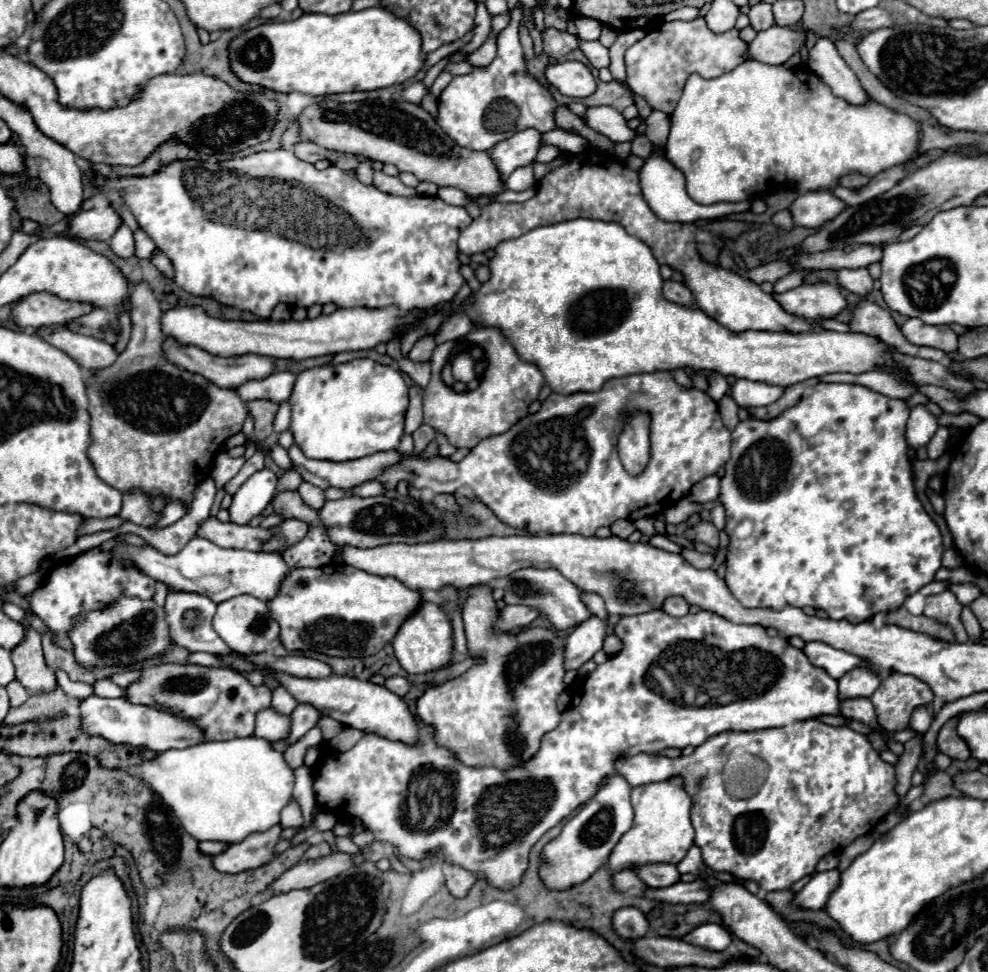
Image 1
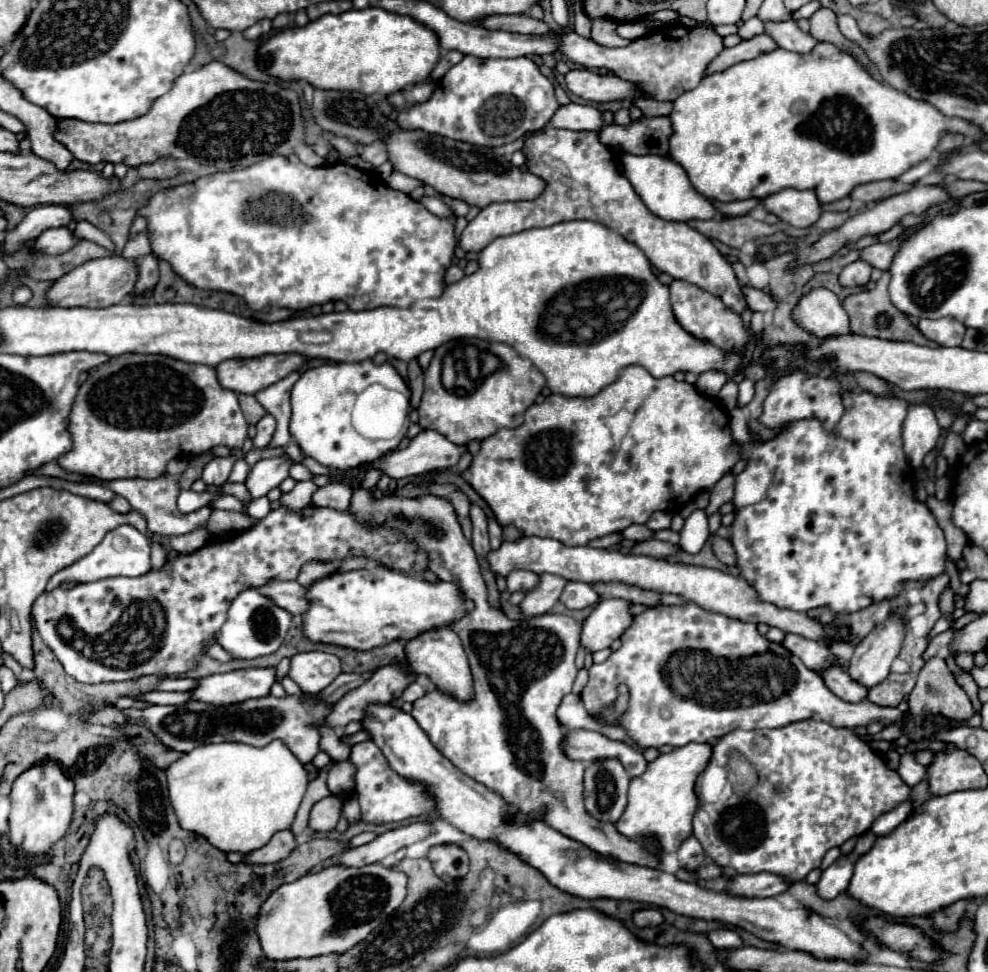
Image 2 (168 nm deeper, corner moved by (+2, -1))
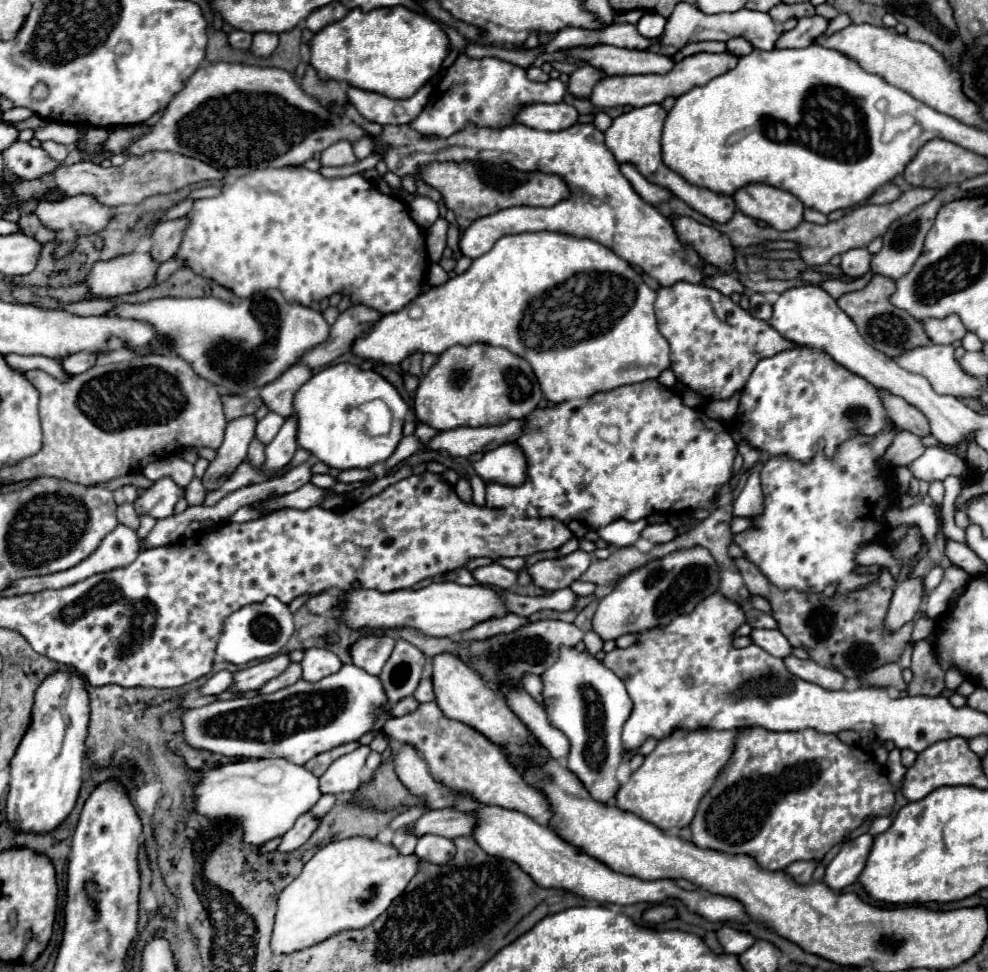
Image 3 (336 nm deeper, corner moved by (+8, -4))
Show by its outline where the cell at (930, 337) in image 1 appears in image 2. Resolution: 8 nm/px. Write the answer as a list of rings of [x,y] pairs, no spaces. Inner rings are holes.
[[[940,318],[940,320],[918,320],[916,328],[928,338],[938,342],[940,346],[960,346],[966,326],[956,320]]]

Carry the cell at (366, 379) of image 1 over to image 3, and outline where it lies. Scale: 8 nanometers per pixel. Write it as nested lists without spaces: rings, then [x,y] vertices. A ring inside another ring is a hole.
[[[338,363],[338,365],[332,365],[332,367],[320,369],[318,373],[314,373],[314,377],[306,385],[300,387],[300,391],[296,393],[296,399],[294,399],[294,413],[298,417],[298,445],[308,449],[318,461],[324,461],[326,465],[344,471],[344,469],[352,469],[352,467],[370,469],[374,463],[382,463],[394,453],[394,449],[398,447],[398,443],[402,439],[402,425],[404,425],[404,417],[408,413],[408,405],[398,395],[398,391],[378,373],[362,371],[352,363]],[[374,399],[384,401],[388,405],[388,409],[392,411],[390,433],[378,435],[378,437],[372,437],[364,431],[366,415],[360,411],[362,403],[374,401]]]

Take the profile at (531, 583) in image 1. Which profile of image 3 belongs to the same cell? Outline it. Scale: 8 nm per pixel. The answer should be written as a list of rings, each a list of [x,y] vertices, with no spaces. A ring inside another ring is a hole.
[[[490,563],[490,565],[474,569],[472,577],[480,585],[494,585],[494,587],[500,587],[500,589],[510,589],[510,587],[516,585],[518,573],[506,569],[506,567],[498,565],[498,563]]]

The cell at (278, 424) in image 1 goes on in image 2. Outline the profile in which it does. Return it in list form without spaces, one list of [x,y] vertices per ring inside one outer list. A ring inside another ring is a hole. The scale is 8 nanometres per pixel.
[[[266,414],[258,424],[256,424],[256,438],[254,438],[254,448],[266,448],[268,446],[268,442],[270,442],[270,438],[272,438],[272,434],[274,434],[274,430],[276,430],[276,420],[270,416],[270,414]]]

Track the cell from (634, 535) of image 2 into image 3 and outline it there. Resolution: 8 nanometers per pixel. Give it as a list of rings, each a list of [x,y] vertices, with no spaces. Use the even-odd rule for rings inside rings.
[[[656,523],[656,525],[646,525],[642,531],[642,537],[652,541],[652,543],[668,543],[676,537],[676,529],[670,523]]]

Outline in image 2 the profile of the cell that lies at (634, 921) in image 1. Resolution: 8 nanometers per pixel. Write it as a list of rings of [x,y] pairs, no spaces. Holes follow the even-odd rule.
[[[646,908],[646,910],[634,912],[632,922],[636,928],[648,928],[648,926],[660,926],[664,922],[664,918],[658,908]]]

